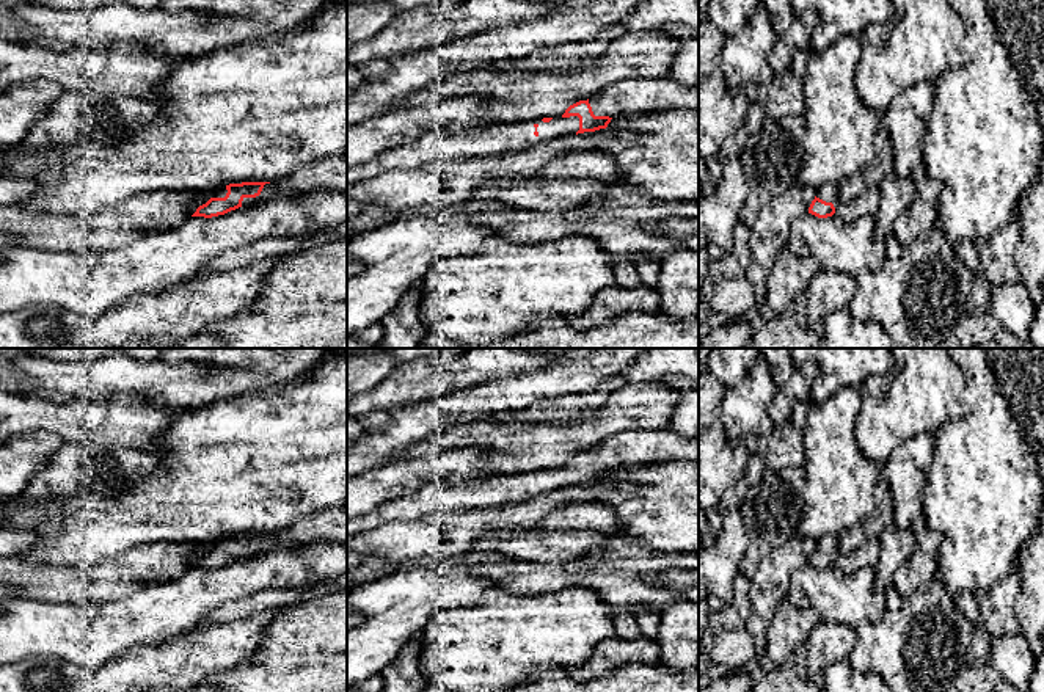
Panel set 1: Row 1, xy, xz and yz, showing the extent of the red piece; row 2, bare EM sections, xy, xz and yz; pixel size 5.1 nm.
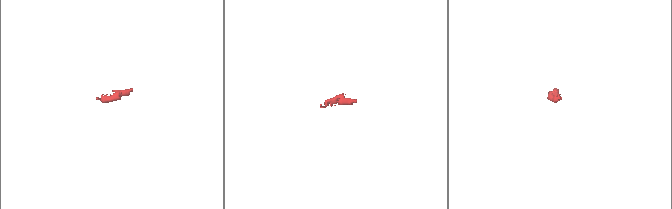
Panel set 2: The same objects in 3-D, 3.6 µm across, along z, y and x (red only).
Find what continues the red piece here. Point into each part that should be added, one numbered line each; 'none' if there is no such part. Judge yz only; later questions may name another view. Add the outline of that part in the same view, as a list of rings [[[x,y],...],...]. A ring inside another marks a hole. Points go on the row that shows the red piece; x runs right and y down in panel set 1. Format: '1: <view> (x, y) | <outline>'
1: yz (828, 192) | [[[826,184],[815,191],[815,196],[826,202],[832,202],[837,212],[840,204],[837,193],[838,193],[838,187],[835,184]]]

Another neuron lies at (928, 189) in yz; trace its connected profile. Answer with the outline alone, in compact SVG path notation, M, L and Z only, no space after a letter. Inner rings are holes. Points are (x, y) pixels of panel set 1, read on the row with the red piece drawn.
M923 165L914 169L912 179L917 195L893 224L893 235L903 243L915 240L920 234L934 228L939 220L937 204L942 182L933 179Z

